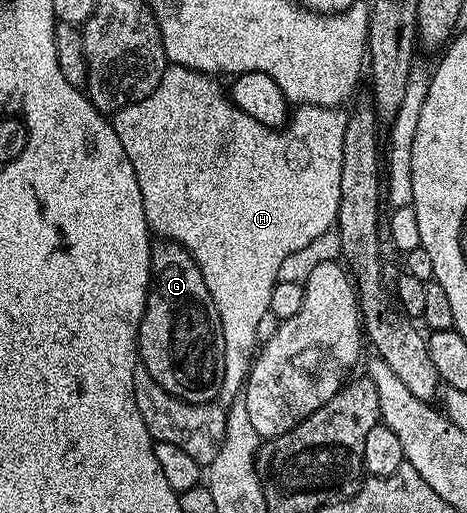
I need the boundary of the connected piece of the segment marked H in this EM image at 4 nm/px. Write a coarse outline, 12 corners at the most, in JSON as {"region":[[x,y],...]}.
{"region":[[169,63],[111,123],[239,399],[282,260],[335,227],[348,114],[279,128]]}

